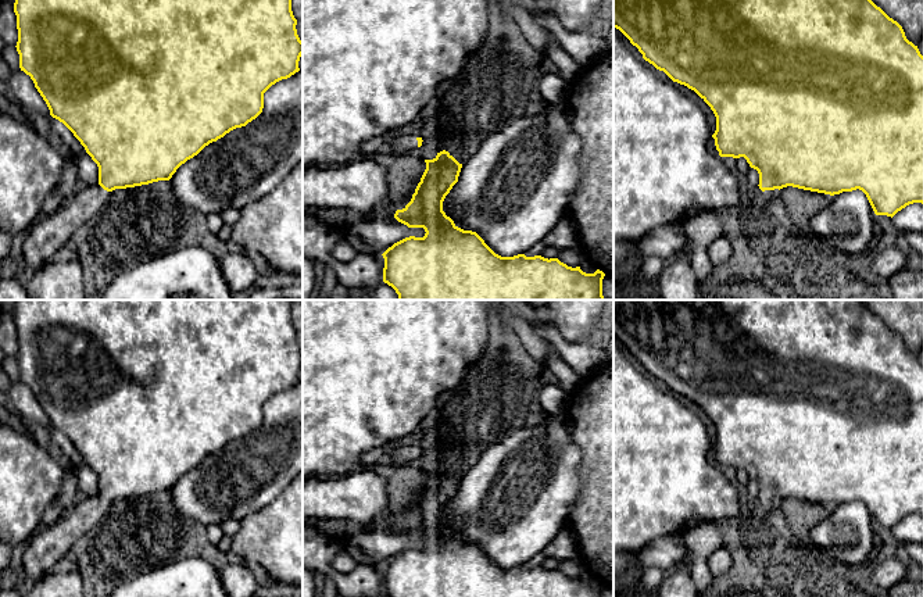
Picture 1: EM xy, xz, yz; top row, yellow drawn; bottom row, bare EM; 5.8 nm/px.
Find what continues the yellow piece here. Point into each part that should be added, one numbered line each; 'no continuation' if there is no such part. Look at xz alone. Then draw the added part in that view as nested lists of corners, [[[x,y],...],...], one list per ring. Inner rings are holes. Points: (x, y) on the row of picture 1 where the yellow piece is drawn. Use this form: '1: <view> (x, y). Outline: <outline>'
1: xz (403, 145). Outline: [[[404,135],[398,137],[389,139],[387,150],[396,154],[409,154],[415,153],[418,149],[418,140],[414,135]]]

